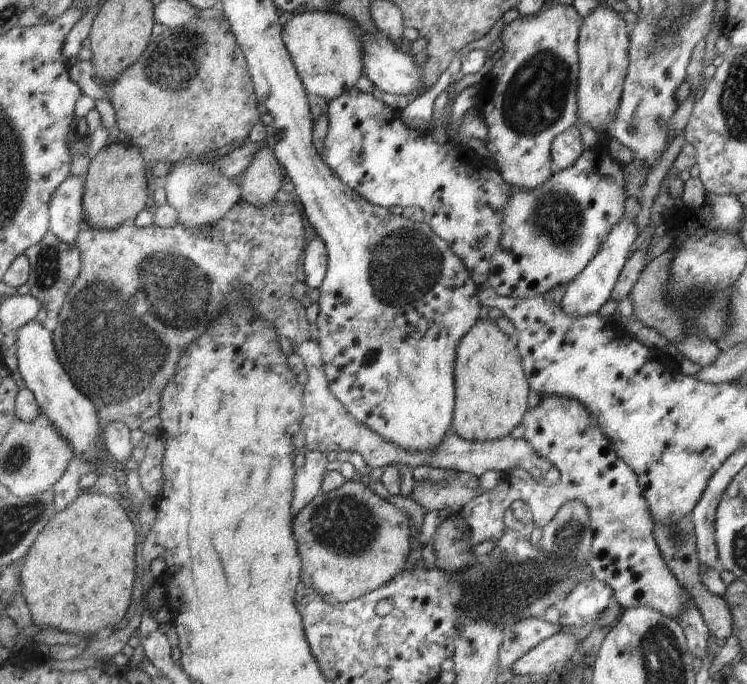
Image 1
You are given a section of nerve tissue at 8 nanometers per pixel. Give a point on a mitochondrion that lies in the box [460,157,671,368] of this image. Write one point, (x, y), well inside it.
(557, 218)

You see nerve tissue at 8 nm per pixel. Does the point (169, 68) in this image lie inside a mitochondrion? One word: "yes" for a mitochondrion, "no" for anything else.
yes

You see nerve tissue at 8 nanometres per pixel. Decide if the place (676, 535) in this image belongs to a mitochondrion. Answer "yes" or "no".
yes

